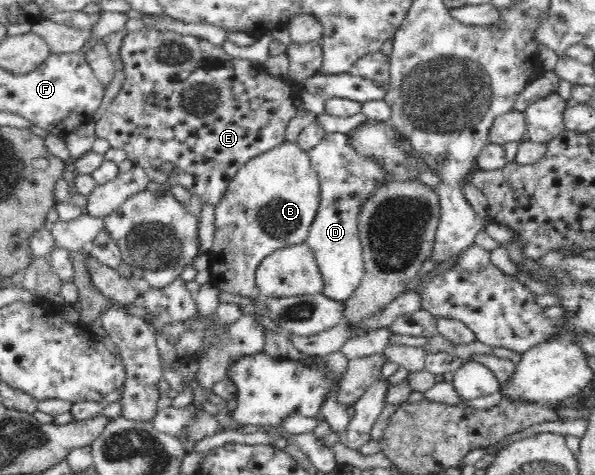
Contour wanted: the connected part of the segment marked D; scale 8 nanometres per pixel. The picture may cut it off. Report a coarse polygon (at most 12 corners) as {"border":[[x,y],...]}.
{"border":[[326,133],[307,154],[321,201],[305,243],[322,293],[344,303],[365,275],[362,203],[393,178]]}

